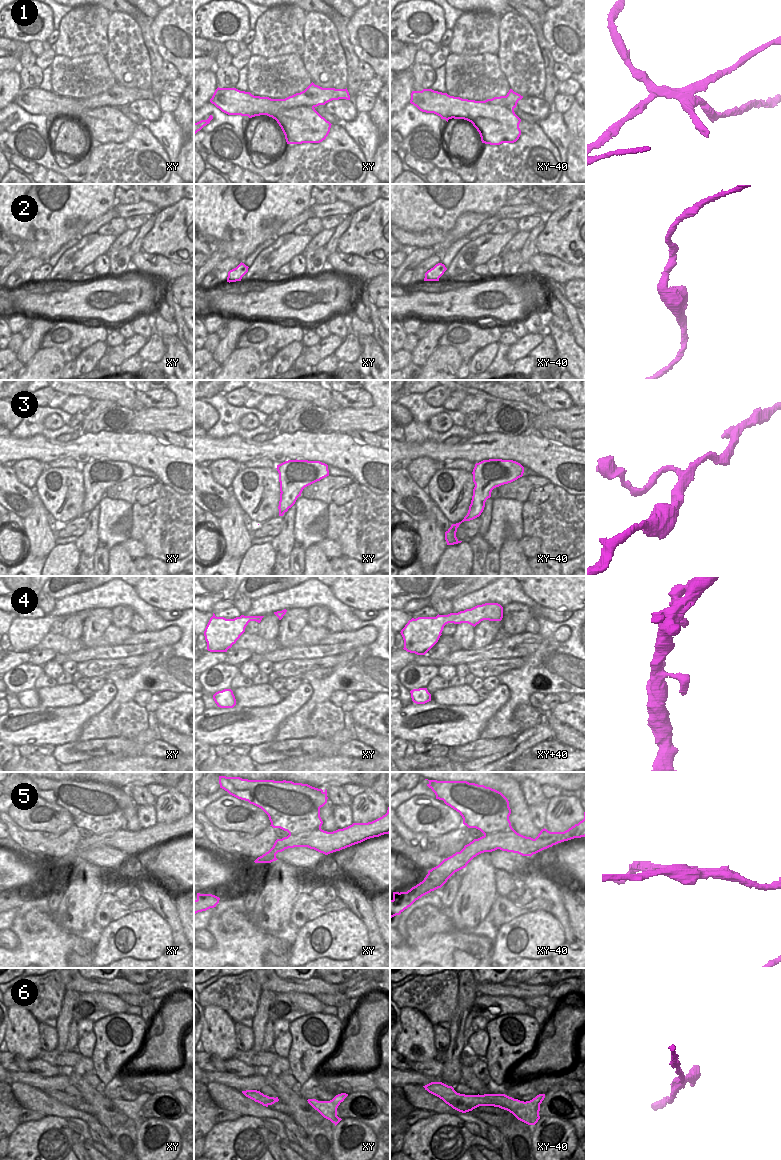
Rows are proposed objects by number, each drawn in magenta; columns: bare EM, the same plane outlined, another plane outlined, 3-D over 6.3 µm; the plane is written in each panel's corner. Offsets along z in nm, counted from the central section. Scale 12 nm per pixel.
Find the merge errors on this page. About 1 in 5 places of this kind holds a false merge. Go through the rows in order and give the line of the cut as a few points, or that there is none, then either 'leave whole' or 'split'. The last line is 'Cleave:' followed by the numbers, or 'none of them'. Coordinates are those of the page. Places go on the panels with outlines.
1: xy (276, 100), (276, 104), (282, 107), (313, 108) | split
2: no cut | leave whole
3: no cut | leave whole
4: no cut | leave whole
5: xy (320, 828), (289, 834) | split
6: no cut | leave whole
Cleave: 1, 5

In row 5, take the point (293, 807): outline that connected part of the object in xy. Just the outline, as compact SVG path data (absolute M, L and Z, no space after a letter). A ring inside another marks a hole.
M219 776L220 788L230 795L261 808L269 817L273 828L280 828L290 835L321 829L323 821L320 808L327 803L327 790L292 781L248 780L240 777Z

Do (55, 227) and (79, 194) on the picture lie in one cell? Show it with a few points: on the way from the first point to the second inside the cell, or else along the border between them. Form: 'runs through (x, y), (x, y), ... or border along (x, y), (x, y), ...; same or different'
runs through (55, 219), (71, 202); same

